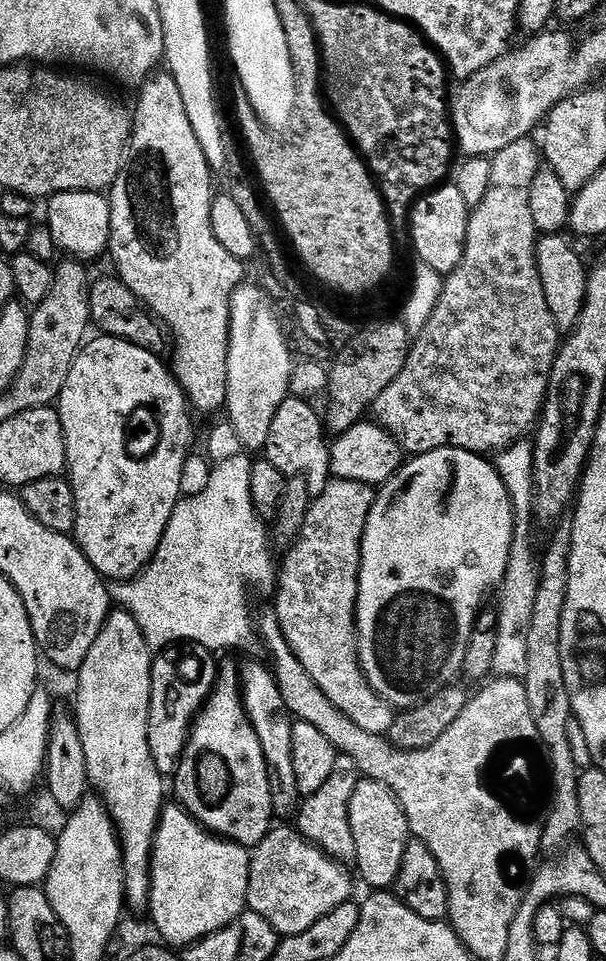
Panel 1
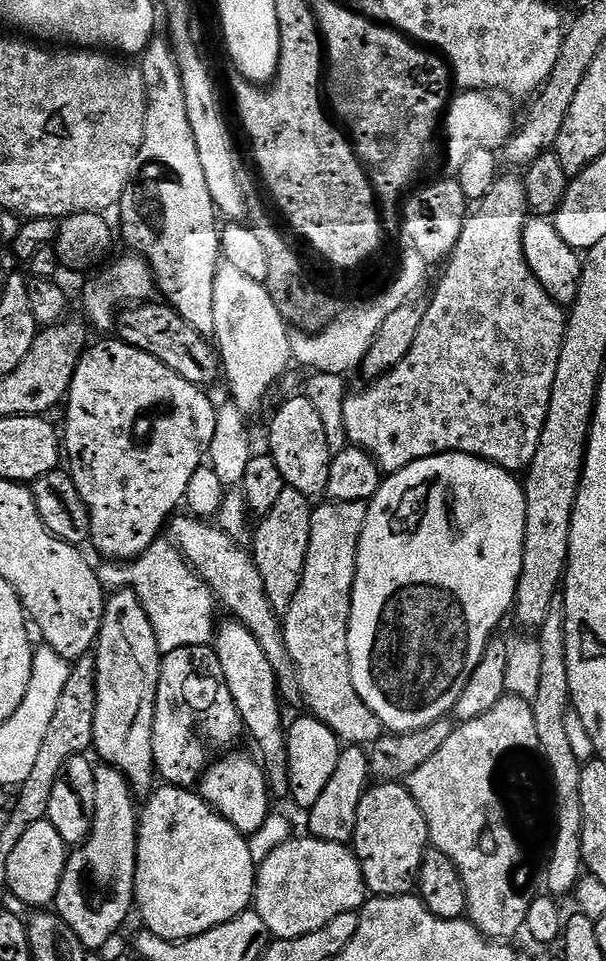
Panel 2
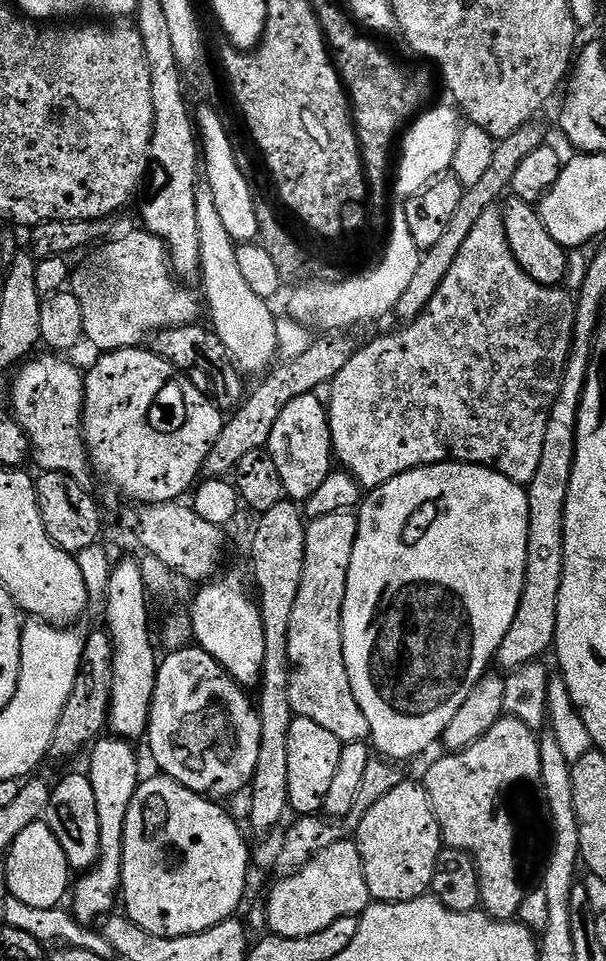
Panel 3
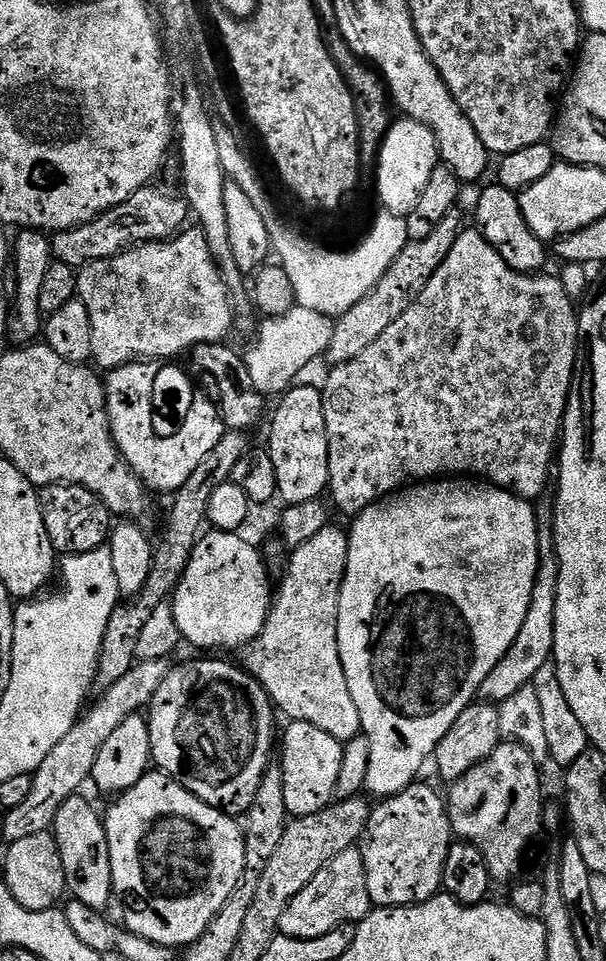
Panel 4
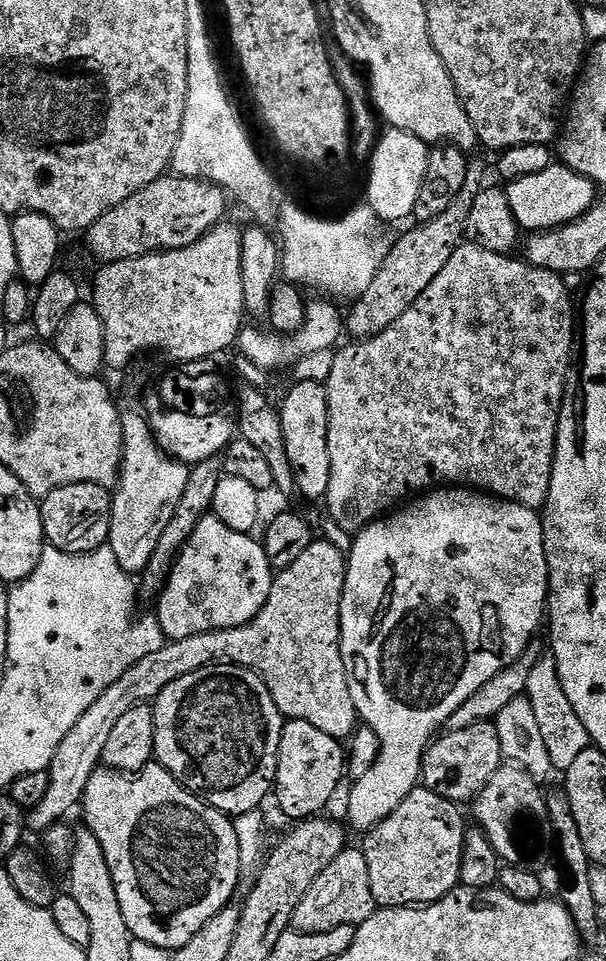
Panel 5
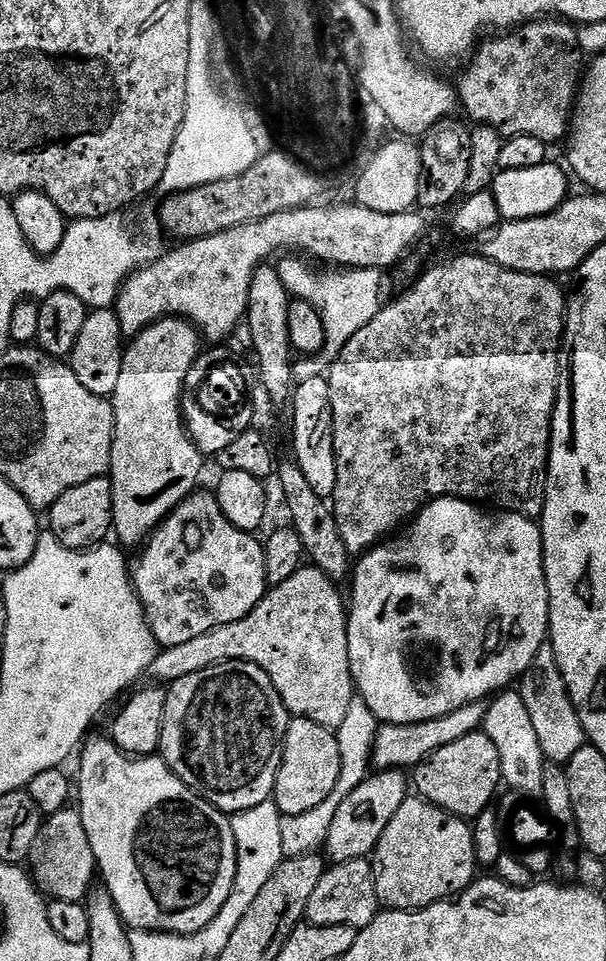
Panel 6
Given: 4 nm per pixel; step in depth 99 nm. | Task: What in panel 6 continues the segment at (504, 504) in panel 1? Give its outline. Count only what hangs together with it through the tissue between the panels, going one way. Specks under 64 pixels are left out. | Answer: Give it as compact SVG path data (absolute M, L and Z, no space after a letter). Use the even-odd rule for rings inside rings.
M442 496L439 500L432 500L416 513L401 544L381 543L377 547L369 548L355 561L350 577L352 600L350 596L350 607L347 609L350 670L359 699L364 700L366 706L370 706L377 721L385 724L421 724L450 714L467 704L473 704L475 700L491 697L507 689L511 680L519 681L534 662L538 650L549 639L548 587L544 573L544 543L540 525L533 517L517 512L487 512L484 508L487 507L470 500L459 500L457 496ZM380 770L369 775L338 806L338 814L334 814L334 822L330 822L330 834L324 839L323 855L332 864L341 864L351 860L362 860L371 857L378 846L378 838L382 838L382 830L394 818L394 810L409 799L410 784L403 780L396 770ZM409 788L409 792L408 792Z

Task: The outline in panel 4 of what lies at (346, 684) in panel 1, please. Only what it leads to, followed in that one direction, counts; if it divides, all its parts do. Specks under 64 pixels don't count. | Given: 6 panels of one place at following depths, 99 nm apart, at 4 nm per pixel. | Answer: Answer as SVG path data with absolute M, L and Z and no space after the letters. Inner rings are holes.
M335 526L318 530L310 542L291 549L287 564L284 581L275 589L266 626L246 649L247 671L264 687L273 705L288 715L289 721L310 722L310 726L318 726L318 730L326 730L326 734L334 734L334 738L347 742L362 732L358 706L354 706L354 698L350 698L350 686L346 686L346 674L338 654L338 606L348 565L348 532Z

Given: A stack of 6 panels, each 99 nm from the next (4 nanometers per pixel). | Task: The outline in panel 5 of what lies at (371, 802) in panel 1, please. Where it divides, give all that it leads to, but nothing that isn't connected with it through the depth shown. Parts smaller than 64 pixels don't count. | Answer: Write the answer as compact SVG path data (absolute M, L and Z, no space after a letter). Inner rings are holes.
M417 786L413 792L406 794L402 806L390 814L378 826L363 837L362 851L366 858L366 867L370 870L370 890L377 905L381 908L411 908L438 902L446 894L453 892L460 884L462 870L462 846L466 823L461 805L434 794L434 790Z

